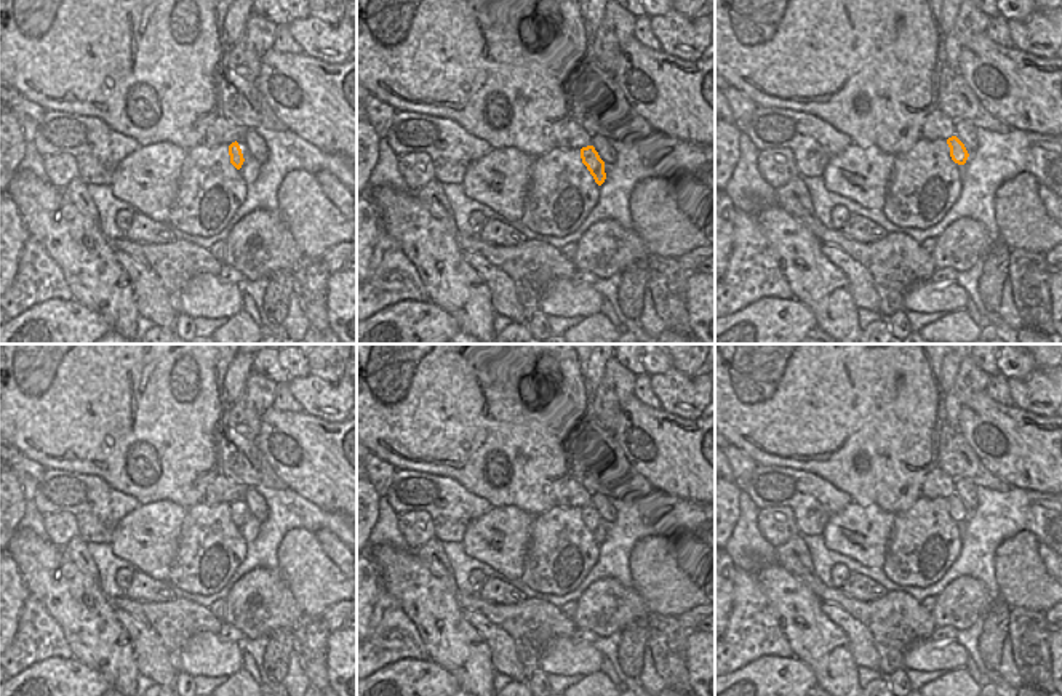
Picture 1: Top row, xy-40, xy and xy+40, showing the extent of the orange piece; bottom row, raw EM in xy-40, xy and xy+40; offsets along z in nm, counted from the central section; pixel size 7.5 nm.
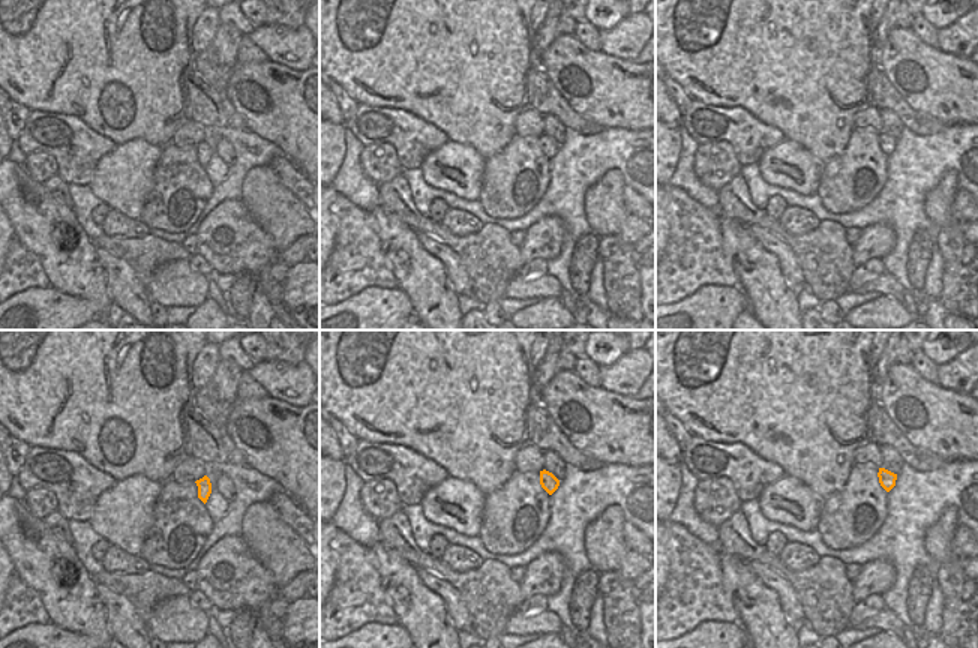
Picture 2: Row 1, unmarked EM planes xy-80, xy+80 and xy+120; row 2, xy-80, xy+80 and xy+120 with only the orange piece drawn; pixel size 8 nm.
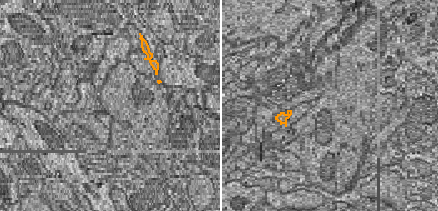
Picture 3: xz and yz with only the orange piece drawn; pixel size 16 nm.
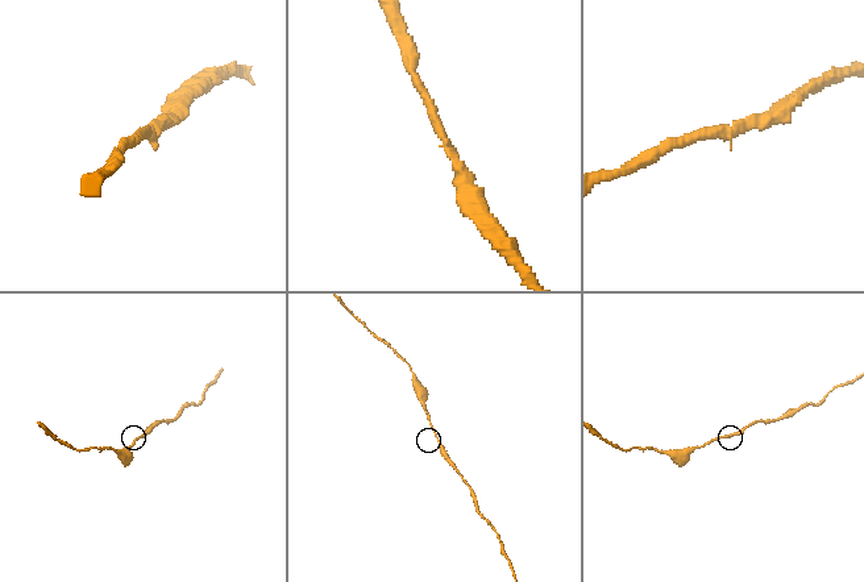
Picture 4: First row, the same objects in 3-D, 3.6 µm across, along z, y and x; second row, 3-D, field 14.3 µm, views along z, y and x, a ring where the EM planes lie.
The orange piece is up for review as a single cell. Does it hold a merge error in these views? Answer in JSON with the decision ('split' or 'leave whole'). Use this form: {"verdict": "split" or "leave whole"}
{"verdict": "leave whole"}

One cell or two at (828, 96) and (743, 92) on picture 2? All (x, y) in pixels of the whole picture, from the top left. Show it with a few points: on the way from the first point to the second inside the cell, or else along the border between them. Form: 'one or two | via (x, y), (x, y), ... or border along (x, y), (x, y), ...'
one | via (807, 93), (764, 93)

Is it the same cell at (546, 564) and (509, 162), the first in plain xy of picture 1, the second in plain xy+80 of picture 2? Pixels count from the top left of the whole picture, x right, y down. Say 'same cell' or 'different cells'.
same cell

